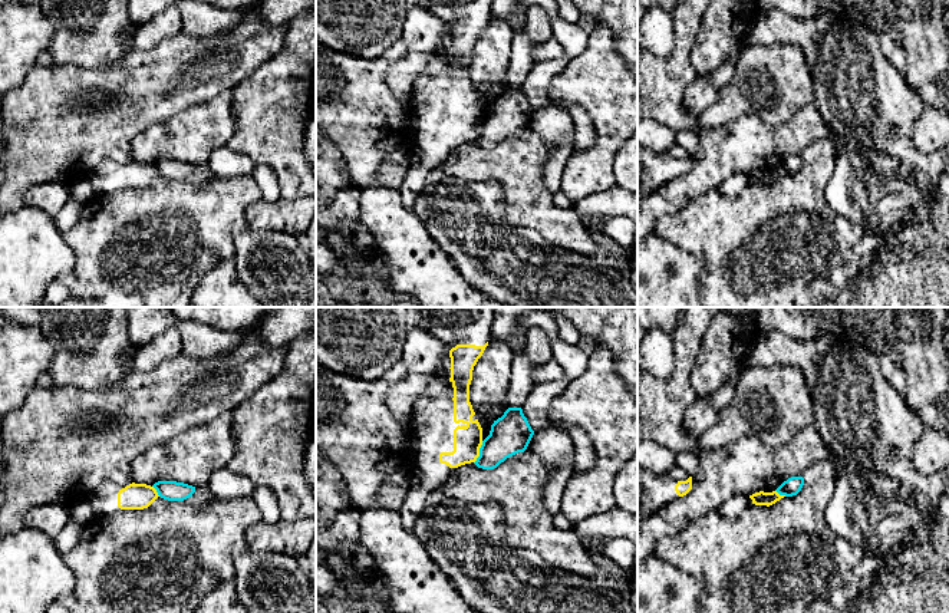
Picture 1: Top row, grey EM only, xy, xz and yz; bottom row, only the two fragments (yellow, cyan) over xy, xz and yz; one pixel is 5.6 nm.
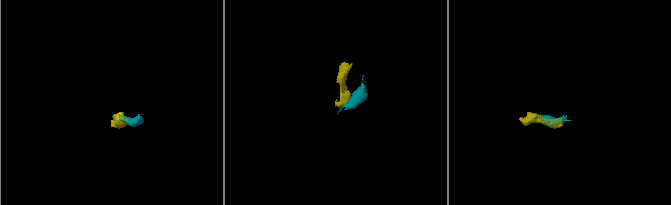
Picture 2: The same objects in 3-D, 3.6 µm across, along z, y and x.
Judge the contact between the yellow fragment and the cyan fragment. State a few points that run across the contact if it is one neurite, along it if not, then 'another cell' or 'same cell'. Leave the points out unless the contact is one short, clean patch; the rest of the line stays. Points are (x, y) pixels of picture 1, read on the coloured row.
line xz (483, 441), (474, 462); another cell

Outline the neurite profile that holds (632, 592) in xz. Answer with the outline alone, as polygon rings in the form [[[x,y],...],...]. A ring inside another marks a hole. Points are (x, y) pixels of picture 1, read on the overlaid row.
[[[636,563],[635,568],[632,570],[630,586],[627,589],[626,597],[633,604],[633,607],[637,613],[637,563]]]

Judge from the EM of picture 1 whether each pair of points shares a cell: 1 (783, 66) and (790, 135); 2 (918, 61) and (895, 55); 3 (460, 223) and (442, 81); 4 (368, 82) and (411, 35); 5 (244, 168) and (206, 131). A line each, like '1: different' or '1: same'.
1: same
2: different
3: same
4: different
5: different

